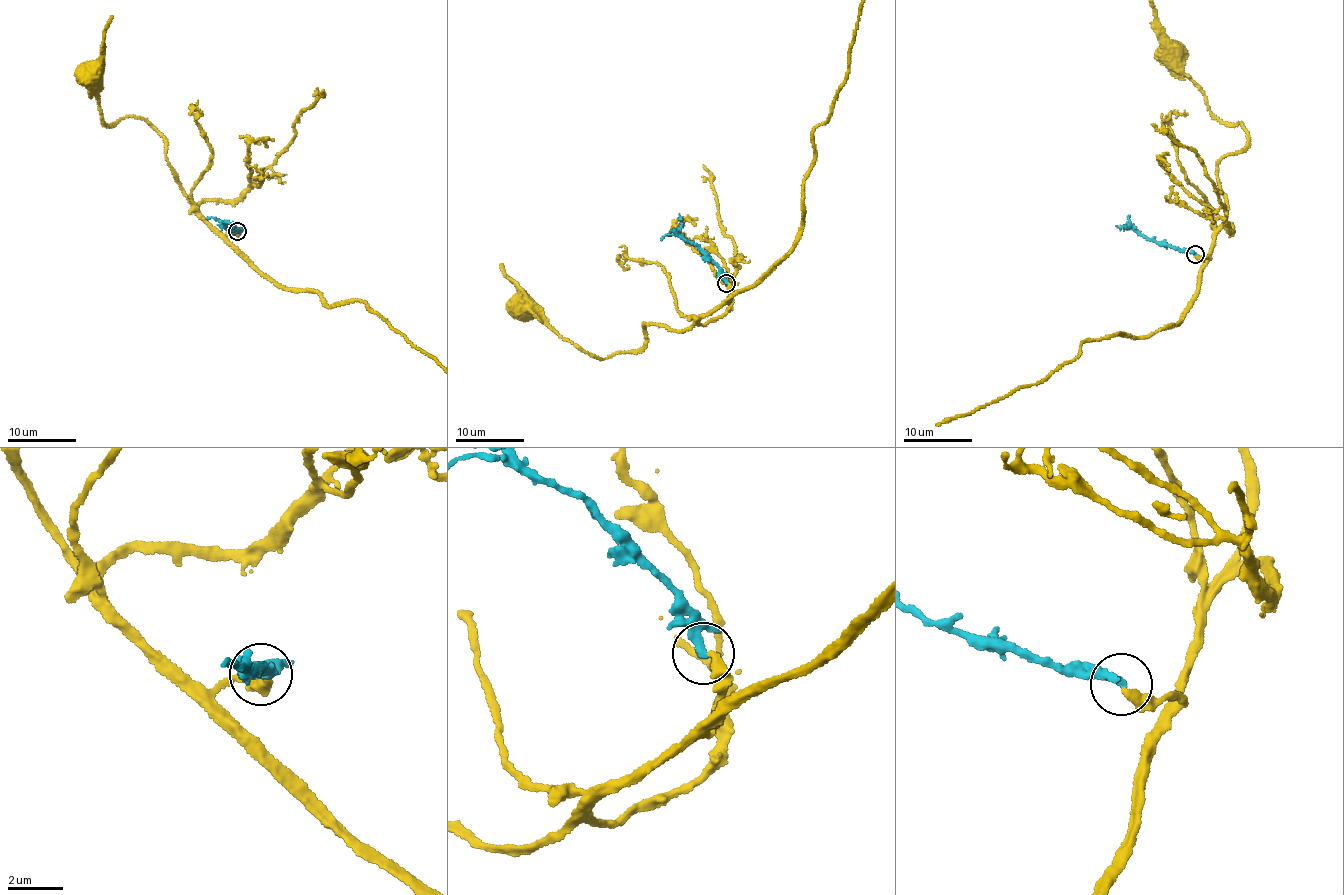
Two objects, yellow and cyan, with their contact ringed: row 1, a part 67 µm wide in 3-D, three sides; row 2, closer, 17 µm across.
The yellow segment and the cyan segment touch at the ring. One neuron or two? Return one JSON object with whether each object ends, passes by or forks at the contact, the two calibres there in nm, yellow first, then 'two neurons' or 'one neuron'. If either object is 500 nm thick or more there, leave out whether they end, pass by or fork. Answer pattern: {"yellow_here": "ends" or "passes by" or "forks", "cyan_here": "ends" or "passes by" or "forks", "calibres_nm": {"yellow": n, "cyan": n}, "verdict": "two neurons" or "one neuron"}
{"yellow_here": "ends", "cyan_here": "ends", "calibres_nm": {"yellow": 400, "cyan": 320}, "verdict": "two neurons"}

